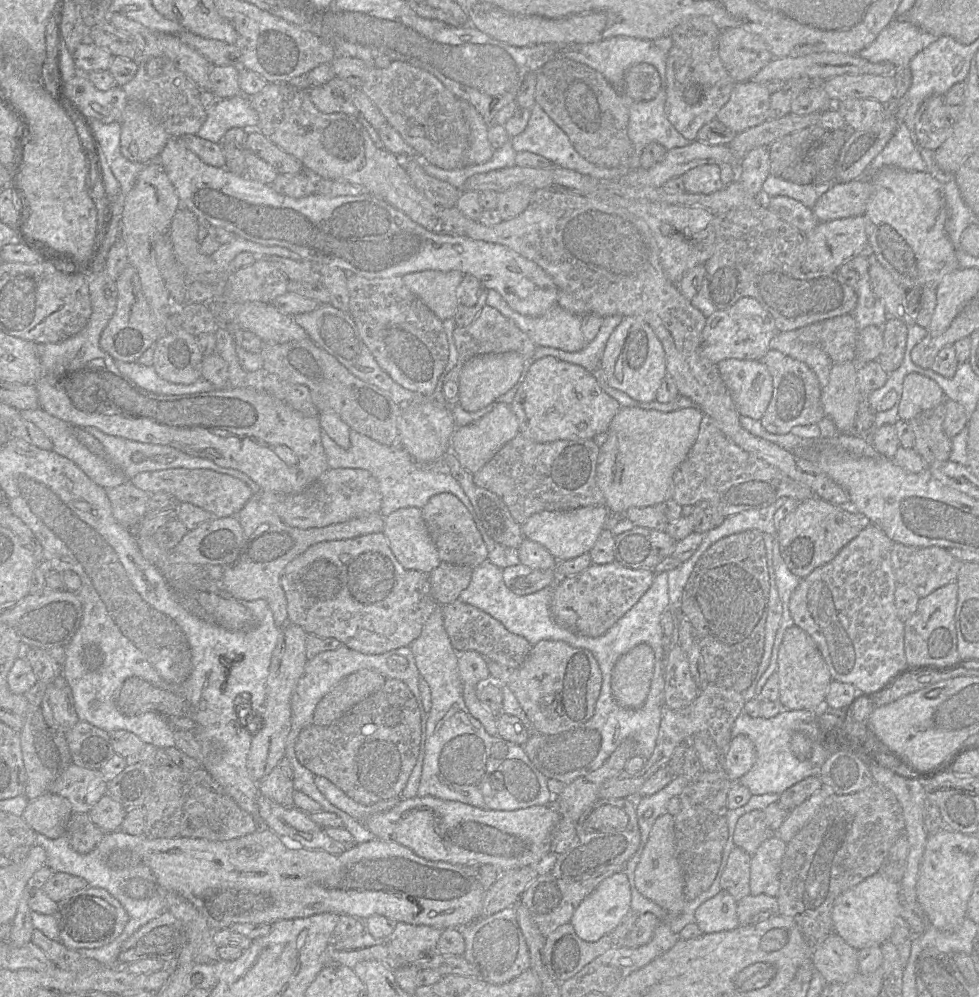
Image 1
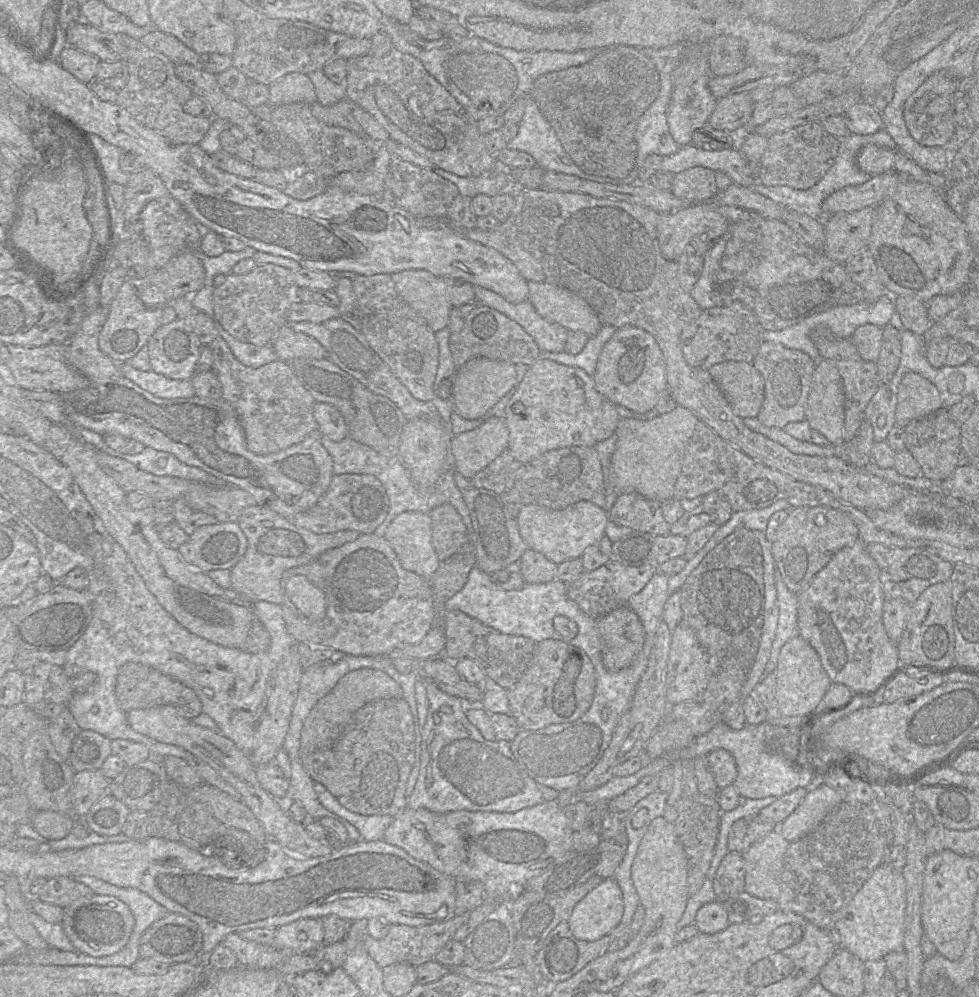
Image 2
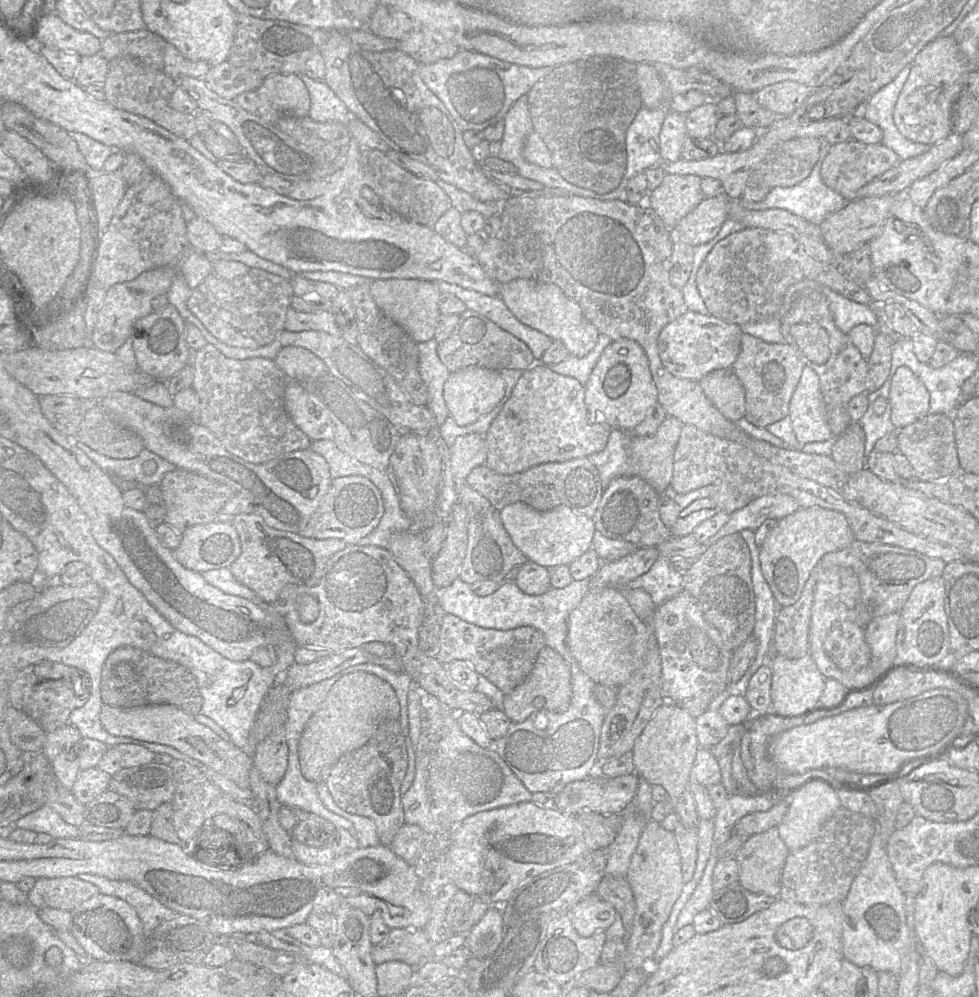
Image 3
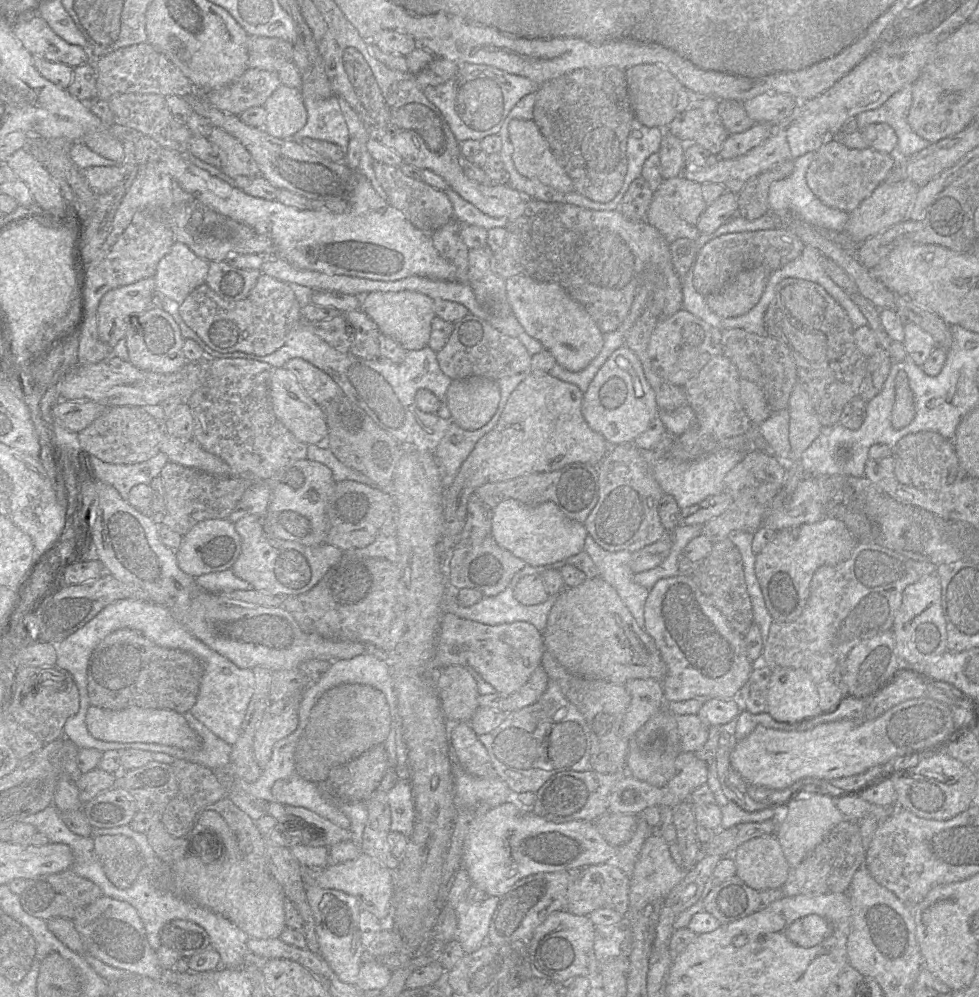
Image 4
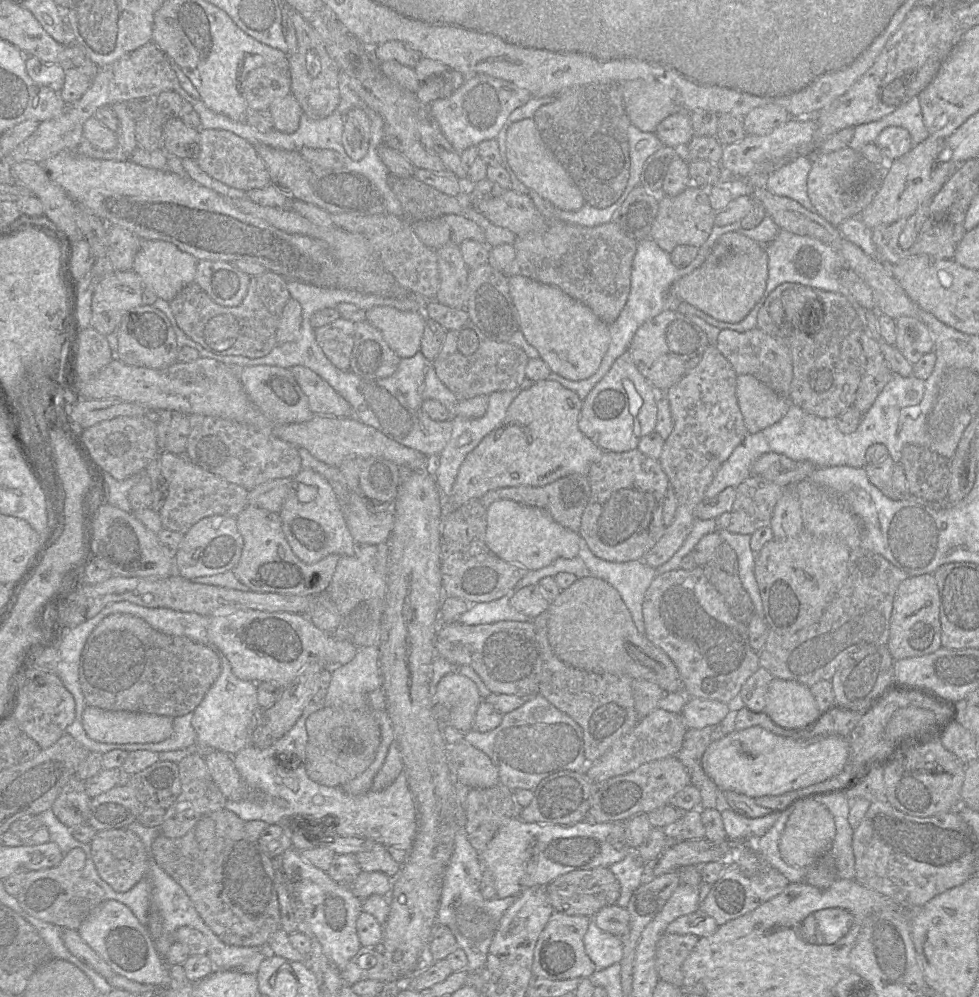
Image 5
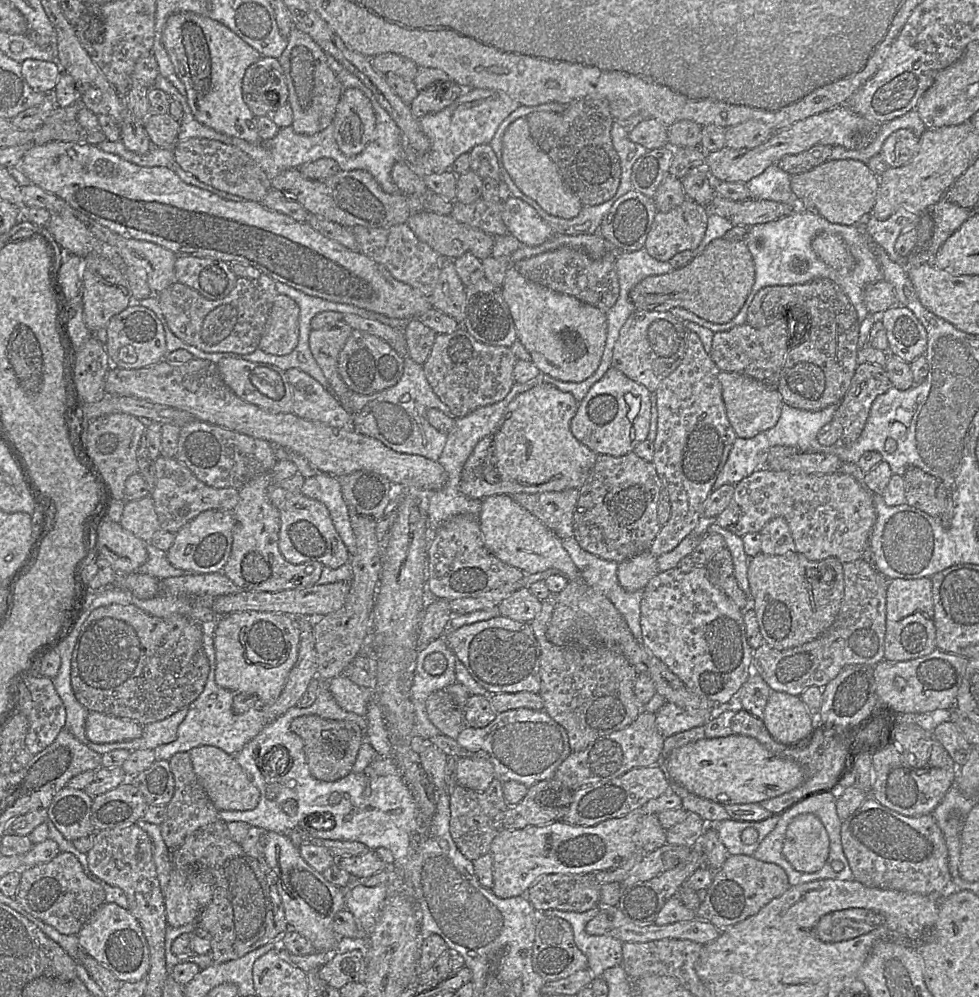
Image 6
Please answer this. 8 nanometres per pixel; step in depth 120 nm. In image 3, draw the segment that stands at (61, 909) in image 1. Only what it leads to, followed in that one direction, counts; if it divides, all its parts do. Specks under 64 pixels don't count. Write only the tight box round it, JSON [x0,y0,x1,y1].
[71,893,147,963]

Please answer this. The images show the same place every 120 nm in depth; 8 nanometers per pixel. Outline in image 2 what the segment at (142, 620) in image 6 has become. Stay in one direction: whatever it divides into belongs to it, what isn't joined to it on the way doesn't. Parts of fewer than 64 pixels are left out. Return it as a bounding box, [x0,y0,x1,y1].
[115,662,202,720]

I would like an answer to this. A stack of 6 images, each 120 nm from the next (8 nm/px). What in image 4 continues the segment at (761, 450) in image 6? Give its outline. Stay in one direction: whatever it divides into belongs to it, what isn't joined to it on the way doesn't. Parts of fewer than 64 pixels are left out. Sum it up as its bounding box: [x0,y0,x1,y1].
[642,449,747,509]

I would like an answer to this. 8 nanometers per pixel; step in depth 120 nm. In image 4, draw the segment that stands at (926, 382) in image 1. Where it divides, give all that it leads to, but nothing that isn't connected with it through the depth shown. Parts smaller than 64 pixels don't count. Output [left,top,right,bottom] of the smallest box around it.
[891,370,915,429]

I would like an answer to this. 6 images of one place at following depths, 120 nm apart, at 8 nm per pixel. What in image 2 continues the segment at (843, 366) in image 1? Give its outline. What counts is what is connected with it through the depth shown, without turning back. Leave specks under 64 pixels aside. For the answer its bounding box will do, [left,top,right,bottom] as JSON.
[805,360,845,448]

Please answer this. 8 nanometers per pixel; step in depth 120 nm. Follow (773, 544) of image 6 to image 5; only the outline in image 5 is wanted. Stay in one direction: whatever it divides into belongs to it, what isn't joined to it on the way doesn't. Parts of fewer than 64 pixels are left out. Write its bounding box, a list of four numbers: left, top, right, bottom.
[770,485,803,540]

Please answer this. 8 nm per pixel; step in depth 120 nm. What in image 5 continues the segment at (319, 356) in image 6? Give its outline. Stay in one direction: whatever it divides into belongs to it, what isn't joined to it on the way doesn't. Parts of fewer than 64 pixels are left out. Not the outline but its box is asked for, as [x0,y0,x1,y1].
[314,317,355,371]

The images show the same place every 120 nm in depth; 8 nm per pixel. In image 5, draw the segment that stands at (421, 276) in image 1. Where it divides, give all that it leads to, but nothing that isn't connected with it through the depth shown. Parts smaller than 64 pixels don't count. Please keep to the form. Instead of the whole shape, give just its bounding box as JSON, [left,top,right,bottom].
[366,306,427,359]

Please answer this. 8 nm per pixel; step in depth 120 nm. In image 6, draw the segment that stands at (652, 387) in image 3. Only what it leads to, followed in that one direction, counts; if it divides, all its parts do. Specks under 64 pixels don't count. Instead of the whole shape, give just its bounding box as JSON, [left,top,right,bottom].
[570,368,651,457]

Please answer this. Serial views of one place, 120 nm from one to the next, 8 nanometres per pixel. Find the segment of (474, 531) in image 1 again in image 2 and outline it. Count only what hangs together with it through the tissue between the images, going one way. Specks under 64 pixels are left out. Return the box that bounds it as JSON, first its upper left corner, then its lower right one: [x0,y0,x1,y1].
[428,504,470,561]

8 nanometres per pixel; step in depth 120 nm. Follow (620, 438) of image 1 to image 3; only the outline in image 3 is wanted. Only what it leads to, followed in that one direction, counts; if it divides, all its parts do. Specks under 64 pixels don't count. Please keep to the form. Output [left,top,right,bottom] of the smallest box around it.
[630,416,685,494]

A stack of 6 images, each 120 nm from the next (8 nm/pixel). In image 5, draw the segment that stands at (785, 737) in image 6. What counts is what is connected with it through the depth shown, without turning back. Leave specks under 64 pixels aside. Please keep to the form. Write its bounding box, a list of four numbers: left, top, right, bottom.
[765,678,820,729]

